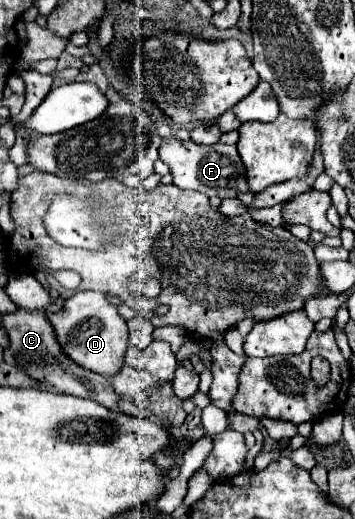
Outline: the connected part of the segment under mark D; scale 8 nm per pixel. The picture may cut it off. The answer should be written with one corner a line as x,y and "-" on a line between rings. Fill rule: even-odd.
78,291
66,299
62,311
50,313
50,321
56,329
56,335
60,337
60,345
64,345
64,353
68,353
76,363
88,367
90,371
110,377
124,363
124,353
128,349
126,321
118,315
118,309
104,293

